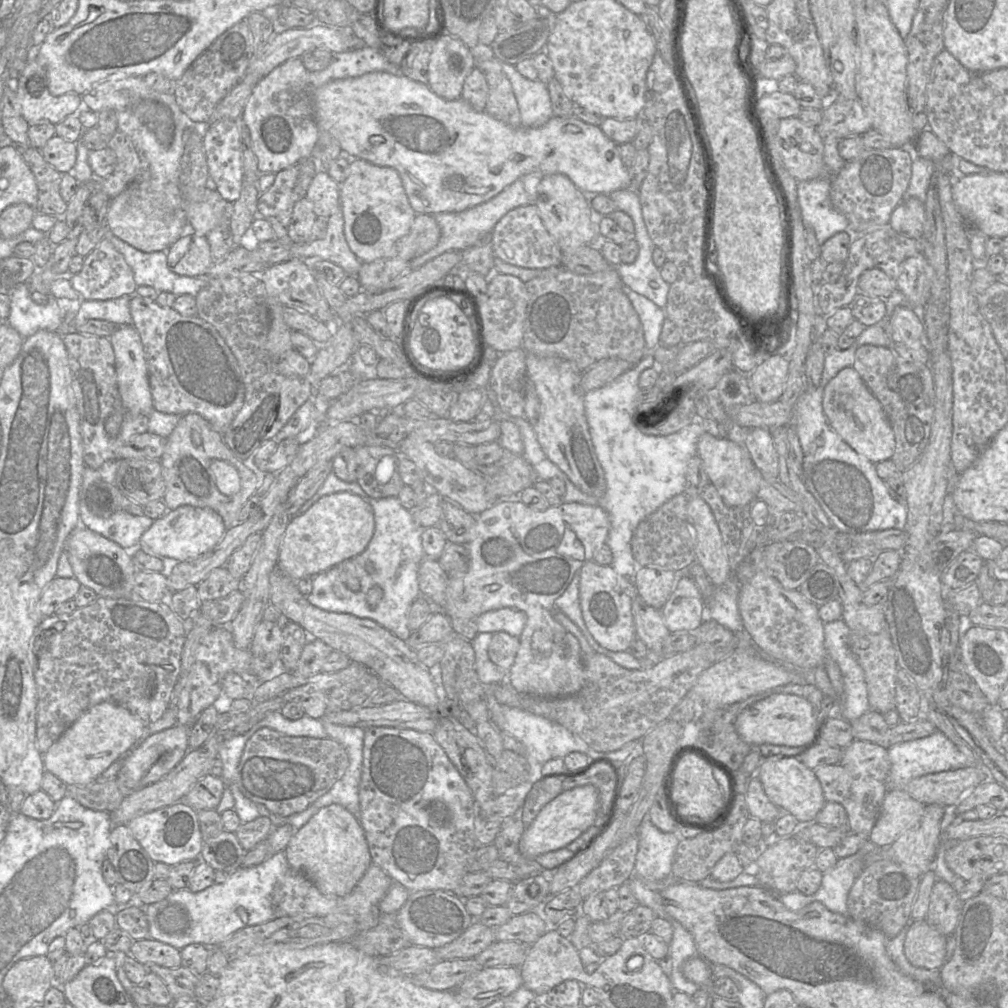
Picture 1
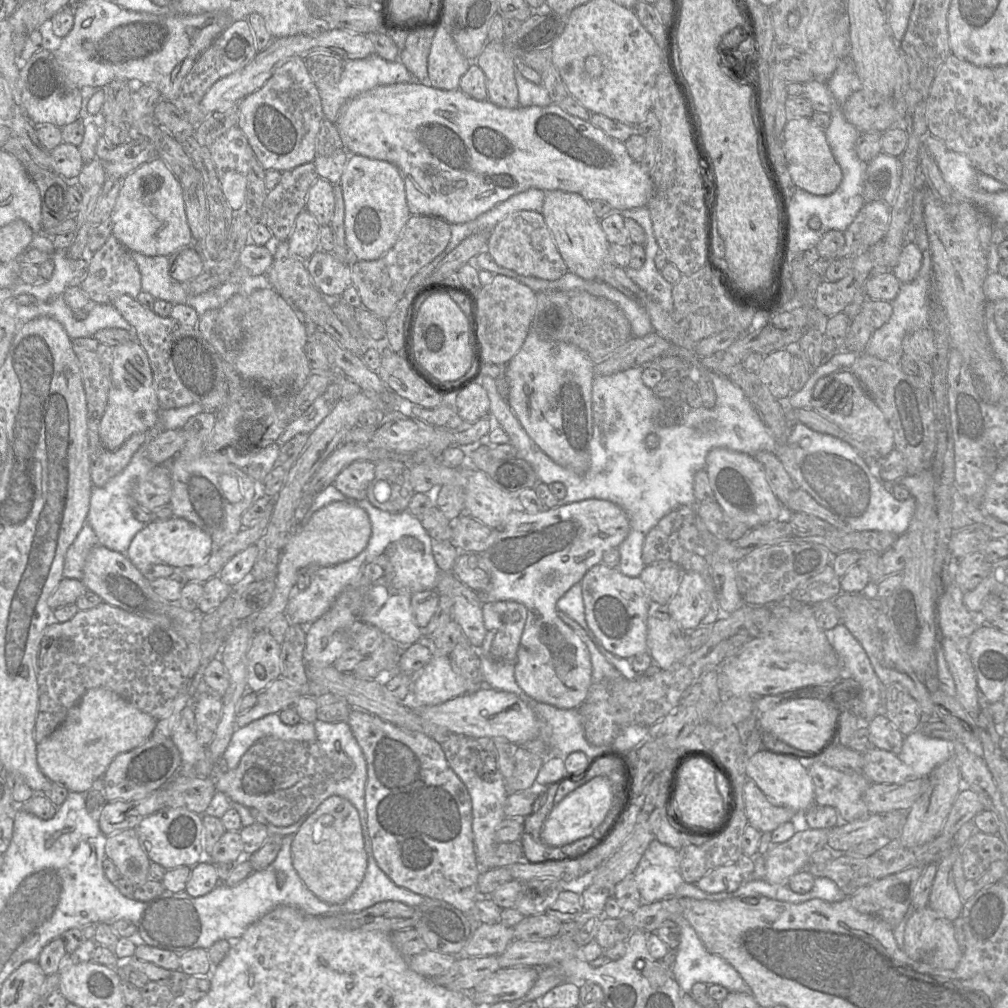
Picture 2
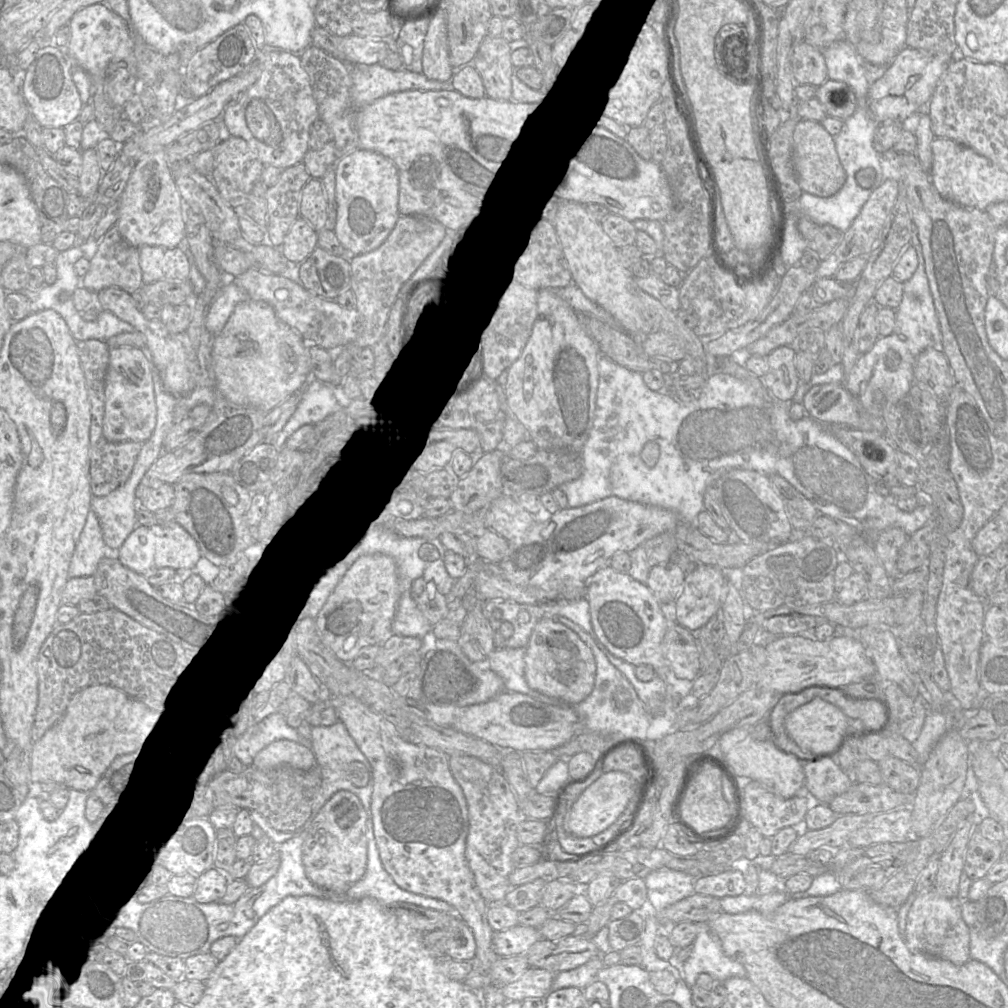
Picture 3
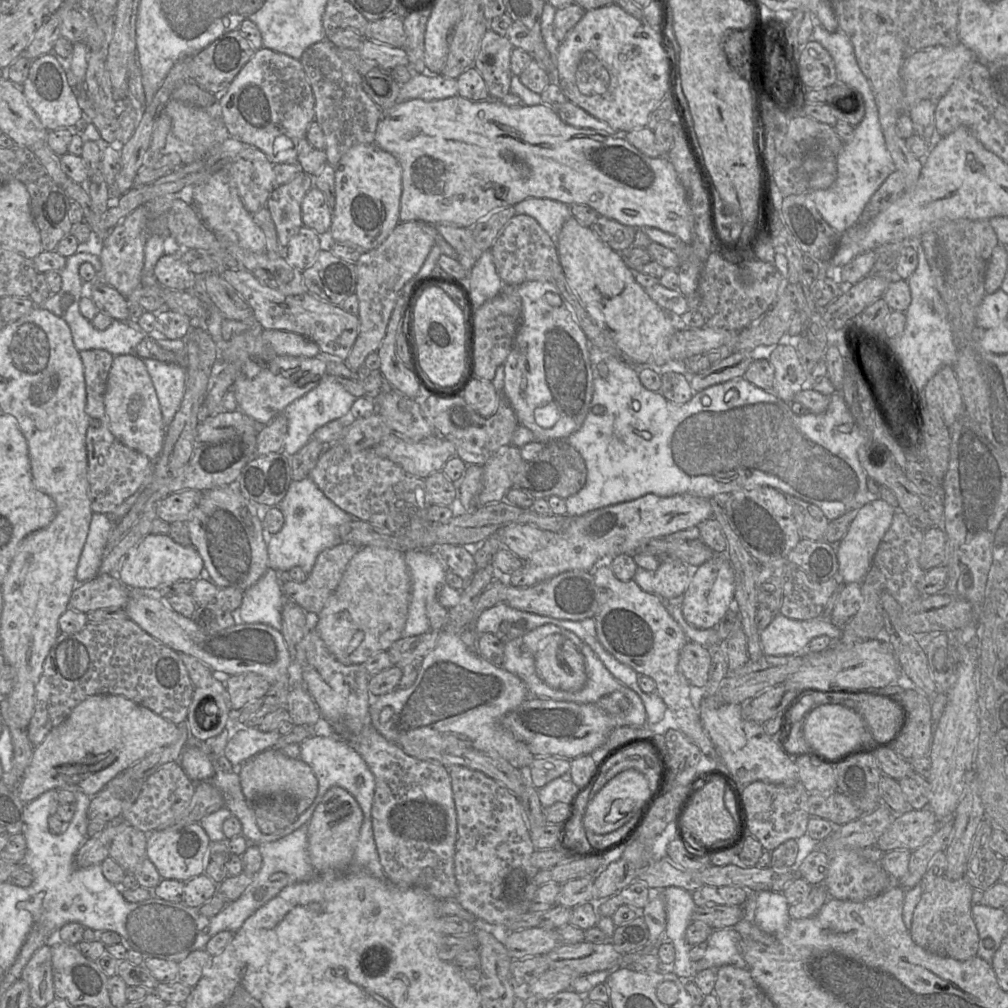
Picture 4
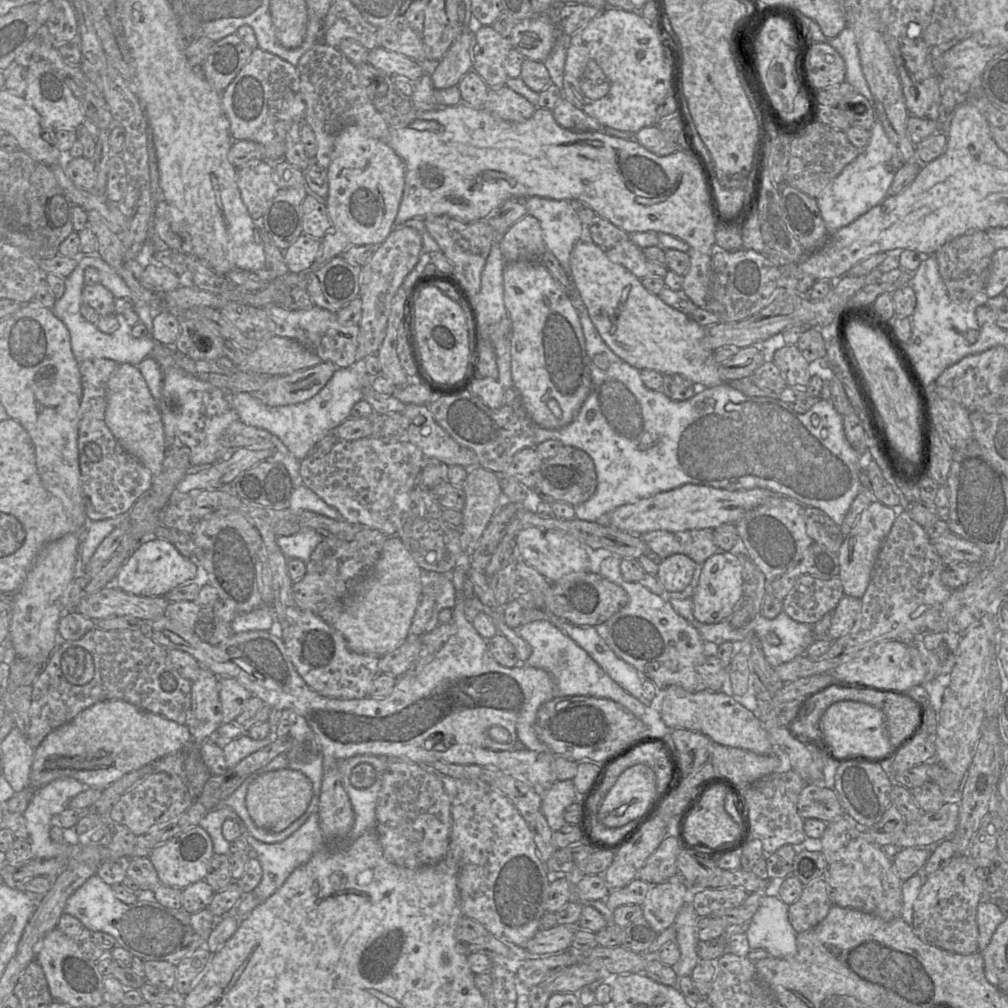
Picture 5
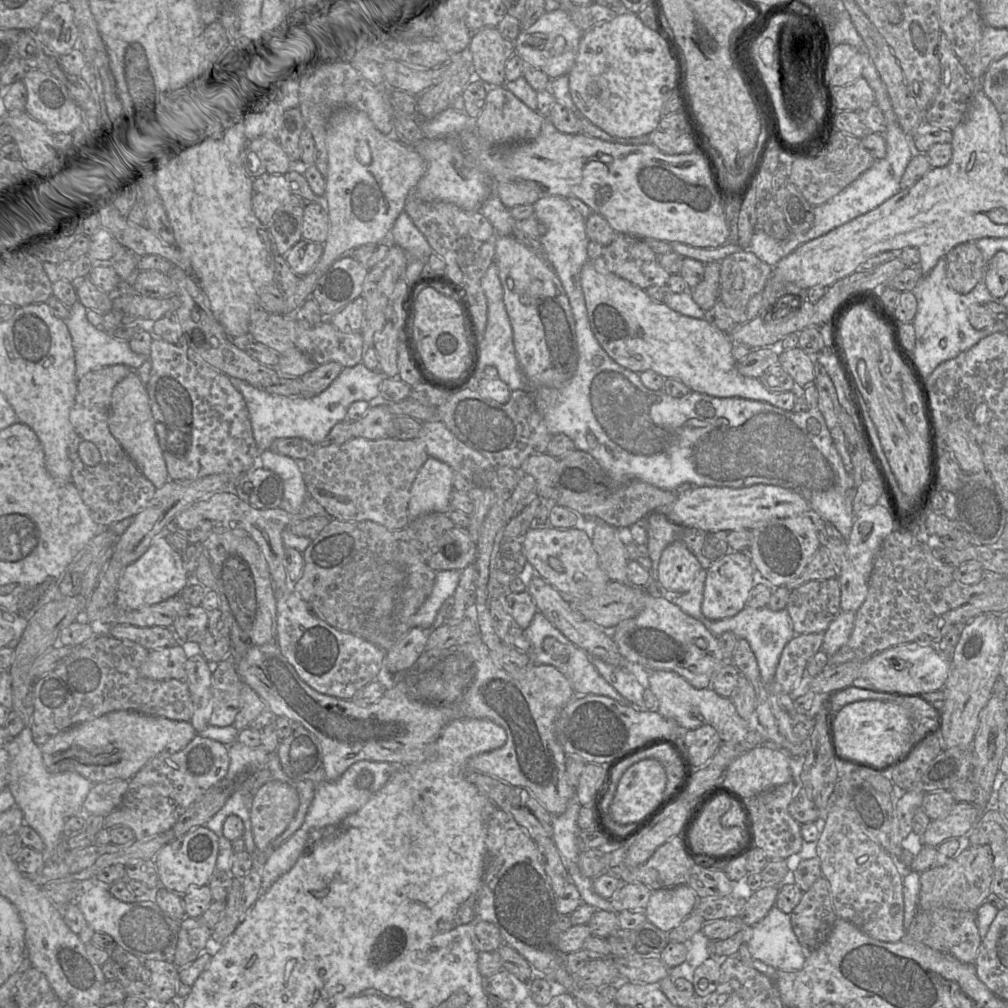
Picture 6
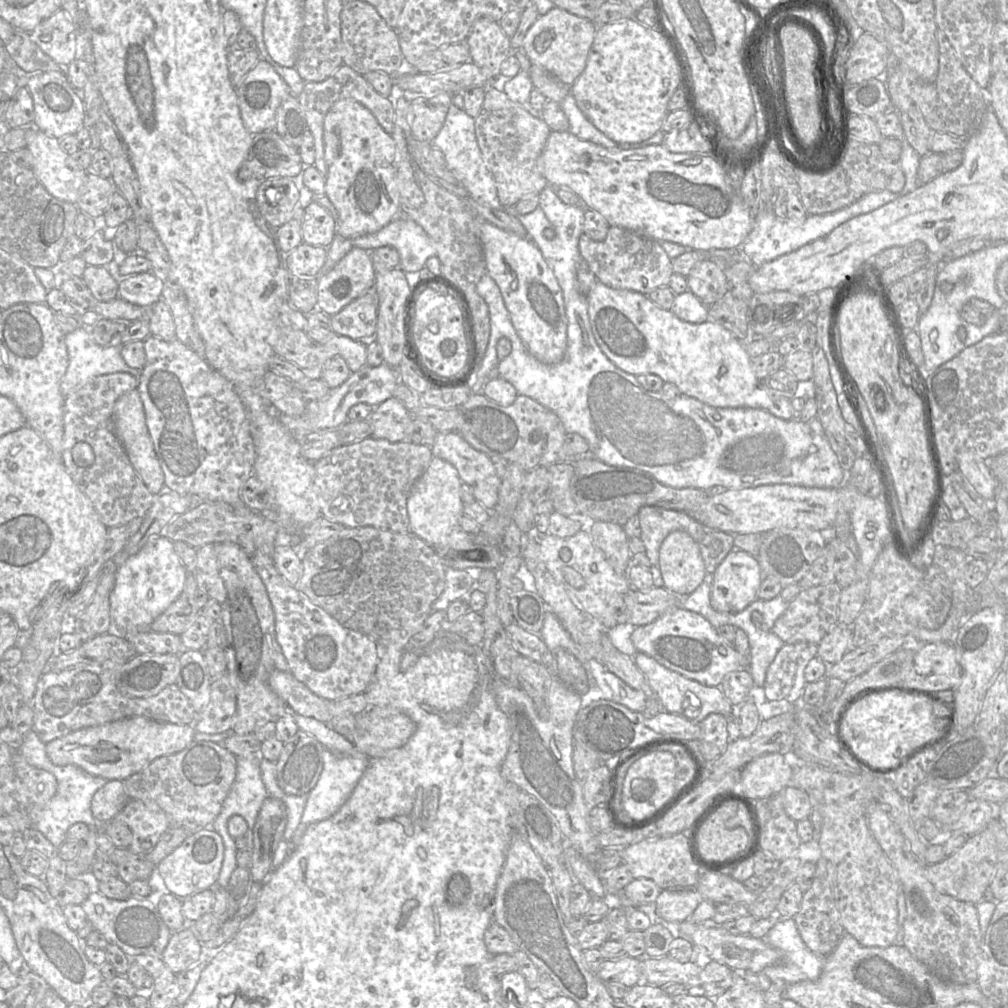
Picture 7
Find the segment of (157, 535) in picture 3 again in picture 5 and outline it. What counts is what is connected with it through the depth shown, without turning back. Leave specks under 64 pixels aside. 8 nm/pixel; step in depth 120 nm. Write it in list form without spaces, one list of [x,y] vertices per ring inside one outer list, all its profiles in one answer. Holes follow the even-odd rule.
[[[156,538],[144,541],[120,568],[115,577],[115,586],[137,596],[164,596],[176,586],[194,579],[197,565],[193,558],[182,556],[175,546],[166,540]]]

